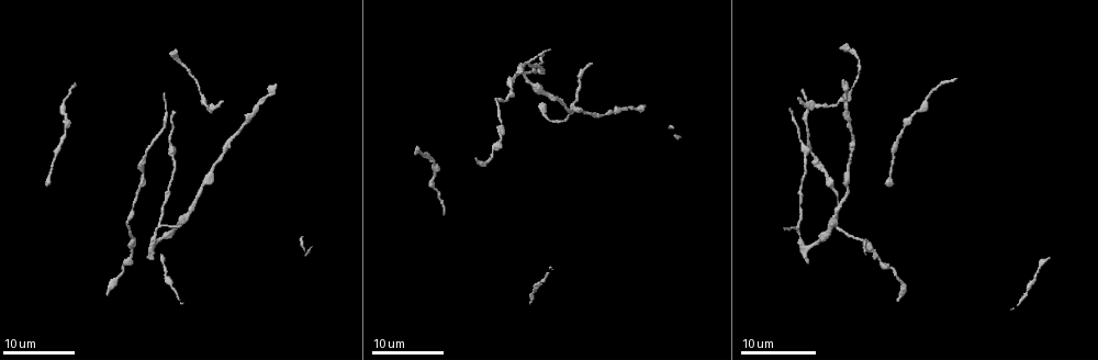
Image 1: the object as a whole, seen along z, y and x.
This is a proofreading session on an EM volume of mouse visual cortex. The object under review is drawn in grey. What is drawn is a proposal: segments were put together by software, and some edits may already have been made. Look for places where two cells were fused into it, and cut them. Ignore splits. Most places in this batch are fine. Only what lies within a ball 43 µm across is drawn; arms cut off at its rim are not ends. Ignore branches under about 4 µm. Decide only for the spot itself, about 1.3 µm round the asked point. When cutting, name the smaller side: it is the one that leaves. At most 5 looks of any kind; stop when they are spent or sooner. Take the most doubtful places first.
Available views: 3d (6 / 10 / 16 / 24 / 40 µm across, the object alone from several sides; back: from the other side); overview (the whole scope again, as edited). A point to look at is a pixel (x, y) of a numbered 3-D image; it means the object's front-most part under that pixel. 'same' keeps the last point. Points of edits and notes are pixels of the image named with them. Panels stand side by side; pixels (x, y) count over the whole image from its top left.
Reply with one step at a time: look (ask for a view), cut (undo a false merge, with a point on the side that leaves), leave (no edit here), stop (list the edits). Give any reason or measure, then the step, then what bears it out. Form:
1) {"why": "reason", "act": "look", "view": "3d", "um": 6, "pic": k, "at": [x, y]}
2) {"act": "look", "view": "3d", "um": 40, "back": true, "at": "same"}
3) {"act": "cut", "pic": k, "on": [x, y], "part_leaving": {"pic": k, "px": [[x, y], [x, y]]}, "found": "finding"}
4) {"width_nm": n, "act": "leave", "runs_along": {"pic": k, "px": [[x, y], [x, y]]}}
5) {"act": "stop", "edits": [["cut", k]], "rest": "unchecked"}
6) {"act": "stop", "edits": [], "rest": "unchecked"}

{"why": "calibre changes", "act": "look", "view": "3d", "um": 24, "pic": 1, "at": [126, 224]}

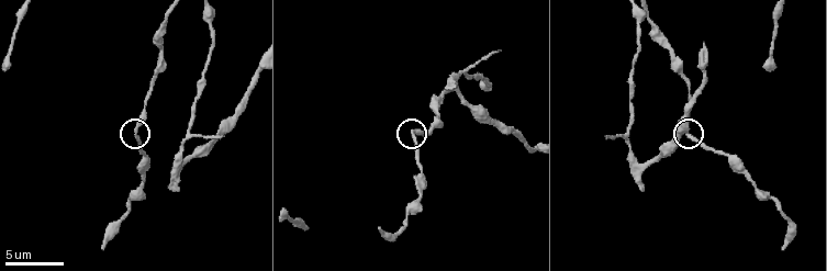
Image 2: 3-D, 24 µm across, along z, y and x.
{"act": "look", "view": "3d", "um": 6, "pic": 2, "at": [134, 133]}

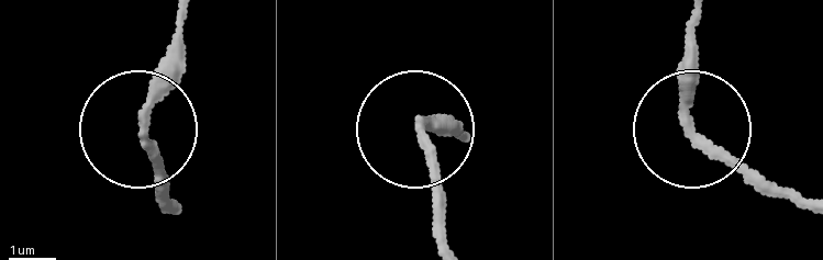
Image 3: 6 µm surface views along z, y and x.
{"act": "leave", "found": "one cell here"}

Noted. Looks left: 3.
{"act": "look", "view": "3d", "um": 16, "pic": 1, "at": [835, 104]}

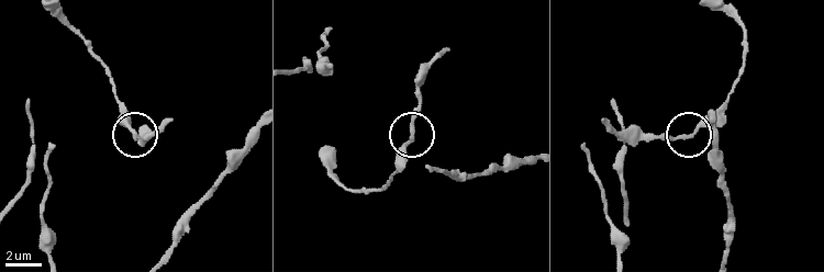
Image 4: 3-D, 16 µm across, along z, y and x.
{"why": "zoom in", "act": "look", "view": "3d", "um": 6, "pic": 4, "at": [691, 135]}

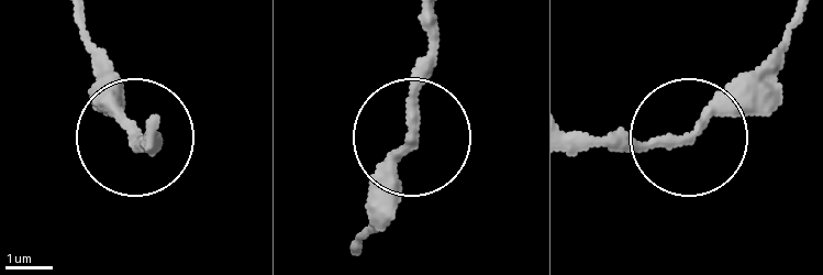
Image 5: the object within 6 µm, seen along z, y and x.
{"act": "leave", "found": "continuous, no second cell"}

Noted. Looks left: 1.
{"why": "sudden change in width", "act": "look", "view": "3d", "um": 10, "pic": 2, "at": [152, 79]}

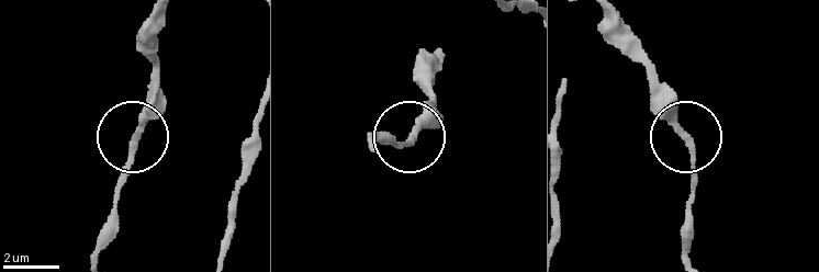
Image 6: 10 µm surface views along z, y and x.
{"act": "leave", "runs_along": {"pic": 6, "px": [[156, 16], [156, 109], [132, 144], [113, 226]]}, "found": "all the same cell"}

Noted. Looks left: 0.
{"act": "stop", "edits": [], "rest": "unchecked"}

